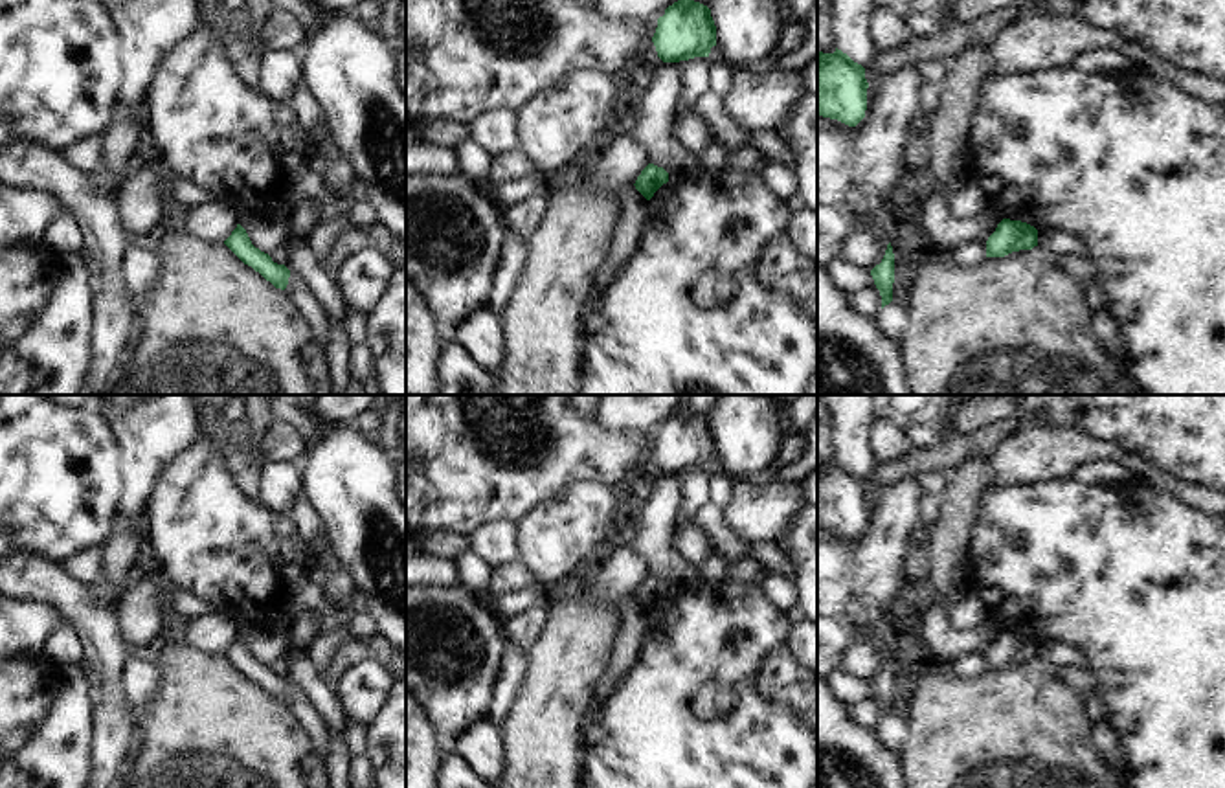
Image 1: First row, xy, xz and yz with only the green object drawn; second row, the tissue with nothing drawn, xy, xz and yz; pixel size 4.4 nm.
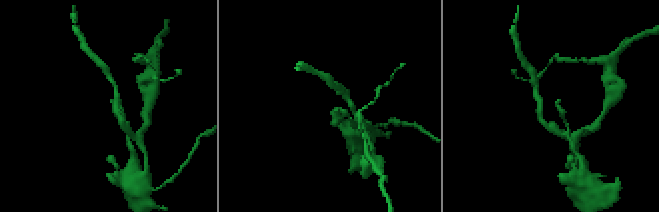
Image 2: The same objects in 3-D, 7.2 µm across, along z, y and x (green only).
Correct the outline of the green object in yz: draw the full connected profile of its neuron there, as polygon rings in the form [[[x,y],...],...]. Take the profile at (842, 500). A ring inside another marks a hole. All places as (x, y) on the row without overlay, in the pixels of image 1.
[[[837,459],[834,465],[817,461],[817,529],[856,538],[865,529],[867,500],[861,476]]]

